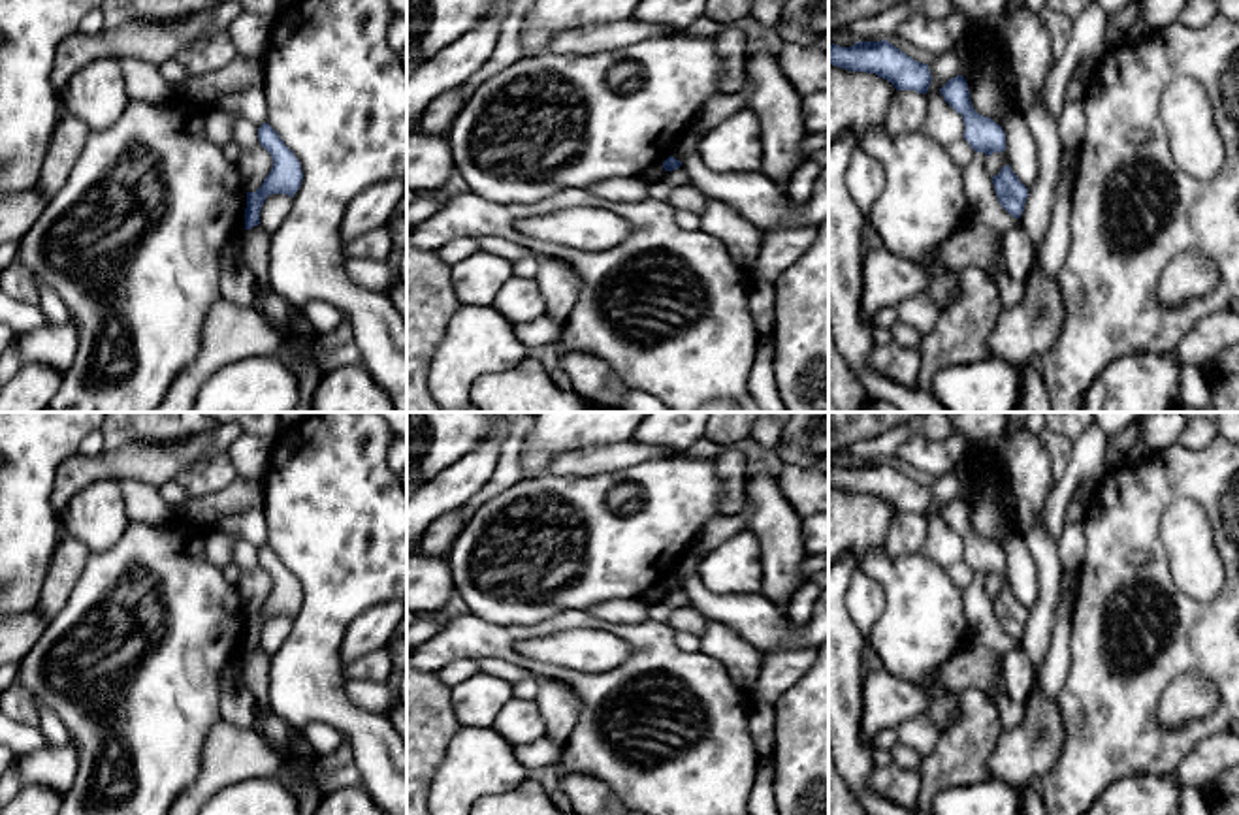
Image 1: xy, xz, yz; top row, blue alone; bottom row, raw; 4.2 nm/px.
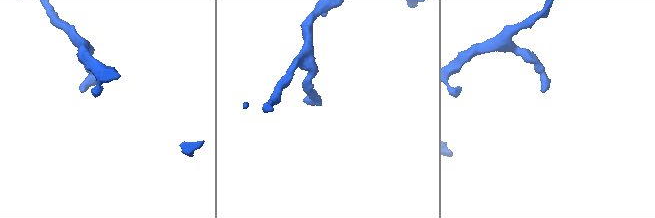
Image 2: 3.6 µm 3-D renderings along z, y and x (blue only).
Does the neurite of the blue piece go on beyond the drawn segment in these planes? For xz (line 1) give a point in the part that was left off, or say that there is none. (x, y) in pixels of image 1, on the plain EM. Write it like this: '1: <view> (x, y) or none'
1: none

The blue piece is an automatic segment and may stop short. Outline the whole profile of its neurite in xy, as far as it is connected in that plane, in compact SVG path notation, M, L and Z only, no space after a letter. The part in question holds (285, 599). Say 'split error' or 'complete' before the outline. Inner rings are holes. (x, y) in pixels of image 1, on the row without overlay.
complete; M267 544L258 550L258 563L271 576L273 587L262 608L256 614L247 614L245 651L260 646L260 632L267 617L294 619L303 602L299 582Z

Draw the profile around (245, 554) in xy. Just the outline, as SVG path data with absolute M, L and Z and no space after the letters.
M232 535L232 538L233 538L233 563L237 563L243 570L258 568L260 567L258 548L243 536Z

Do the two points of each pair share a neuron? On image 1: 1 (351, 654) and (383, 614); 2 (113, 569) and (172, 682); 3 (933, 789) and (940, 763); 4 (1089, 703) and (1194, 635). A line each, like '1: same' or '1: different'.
1: same
2: same
3: same
4: same

